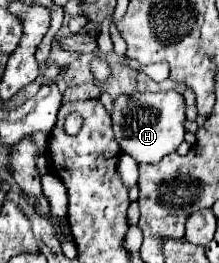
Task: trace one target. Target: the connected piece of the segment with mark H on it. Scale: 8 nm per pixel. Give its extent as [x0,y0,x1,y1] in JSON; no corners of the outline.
[109,91,185,163]

